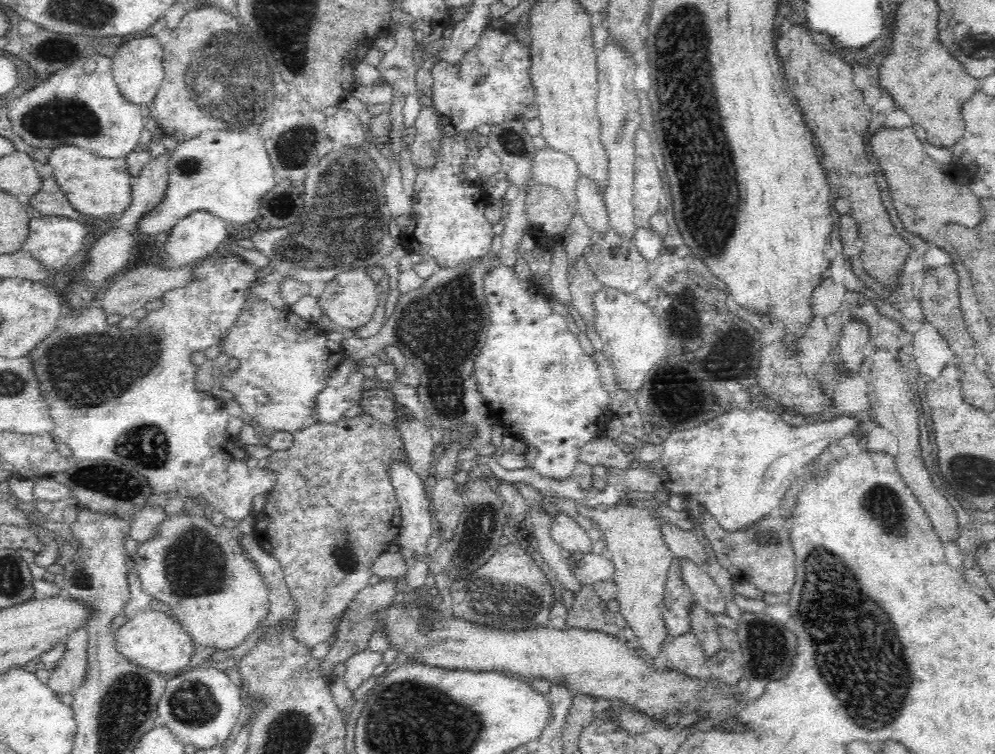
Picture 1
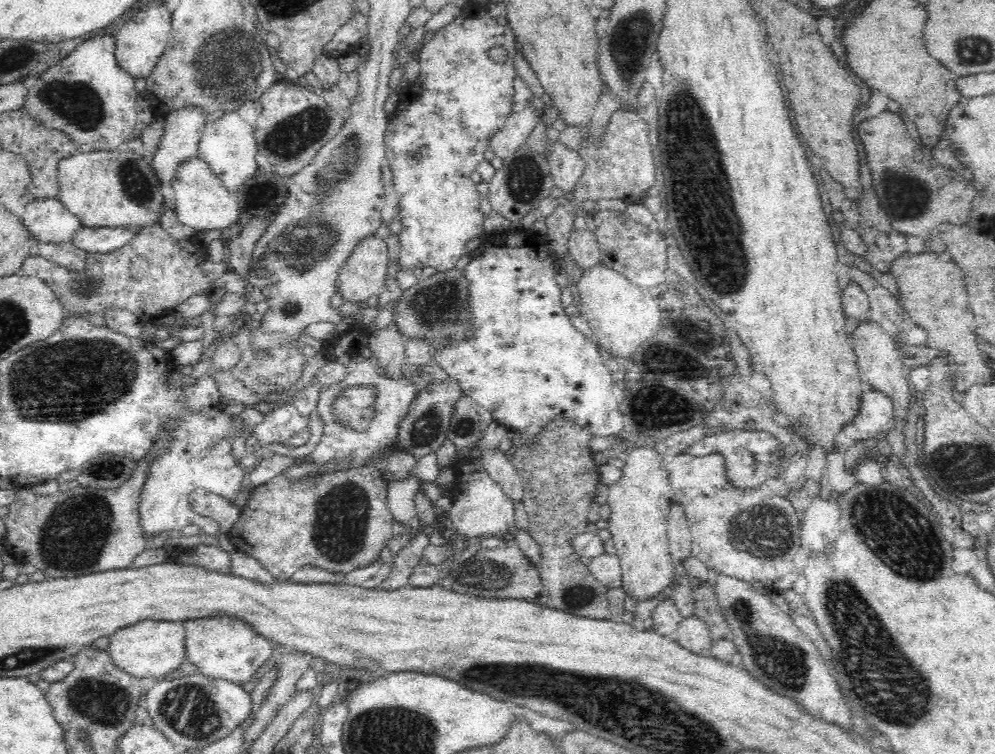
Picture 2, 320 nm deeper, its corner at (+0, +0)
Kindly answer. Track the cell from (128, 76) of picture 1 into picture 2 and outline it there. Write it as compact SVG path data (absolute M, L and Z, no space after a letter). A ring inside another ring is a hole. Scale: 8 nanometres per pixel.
M152 2L126 16L126 23L116 31L115 57L117 65L132 78L148 78L166 50L170 38L171 14L163 2Z

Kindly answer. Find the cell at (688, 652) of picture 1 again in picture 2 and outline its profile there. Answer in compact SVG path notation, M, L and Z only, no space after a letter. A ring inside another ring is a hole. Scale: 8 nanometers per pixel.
M694 615L683 618L678 630L667 636L694 654L711 656L714 640L711 638L709 626L701 618Z

